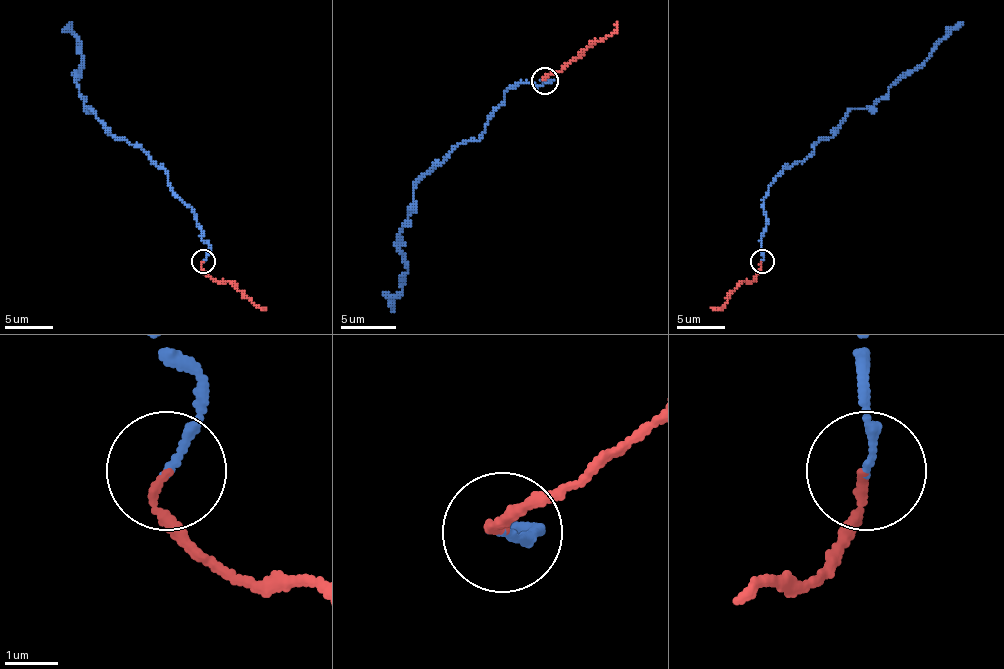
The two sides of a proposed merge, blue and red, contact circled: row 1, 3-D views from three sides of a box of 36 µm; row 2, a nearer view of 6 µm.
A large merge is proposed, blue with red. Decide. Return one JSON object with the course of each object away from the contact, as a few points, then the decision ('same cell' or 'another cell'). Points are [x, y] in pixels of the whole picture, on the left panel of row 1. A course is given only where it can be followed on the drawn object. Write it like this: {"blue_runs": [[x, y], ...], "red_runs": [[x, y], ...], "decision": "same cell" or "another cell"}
{"blue_runs": [[204, 262], [208, 245], [196, 214], [163, 168], [117, 140], [88, 108], [76, 84], [84, 58], [69, 22]], "red_runs": [[204, 262], [201, 267], [213, 279], [230, 281], [261, 308], [266, 308]], "decision": "same cell"}

